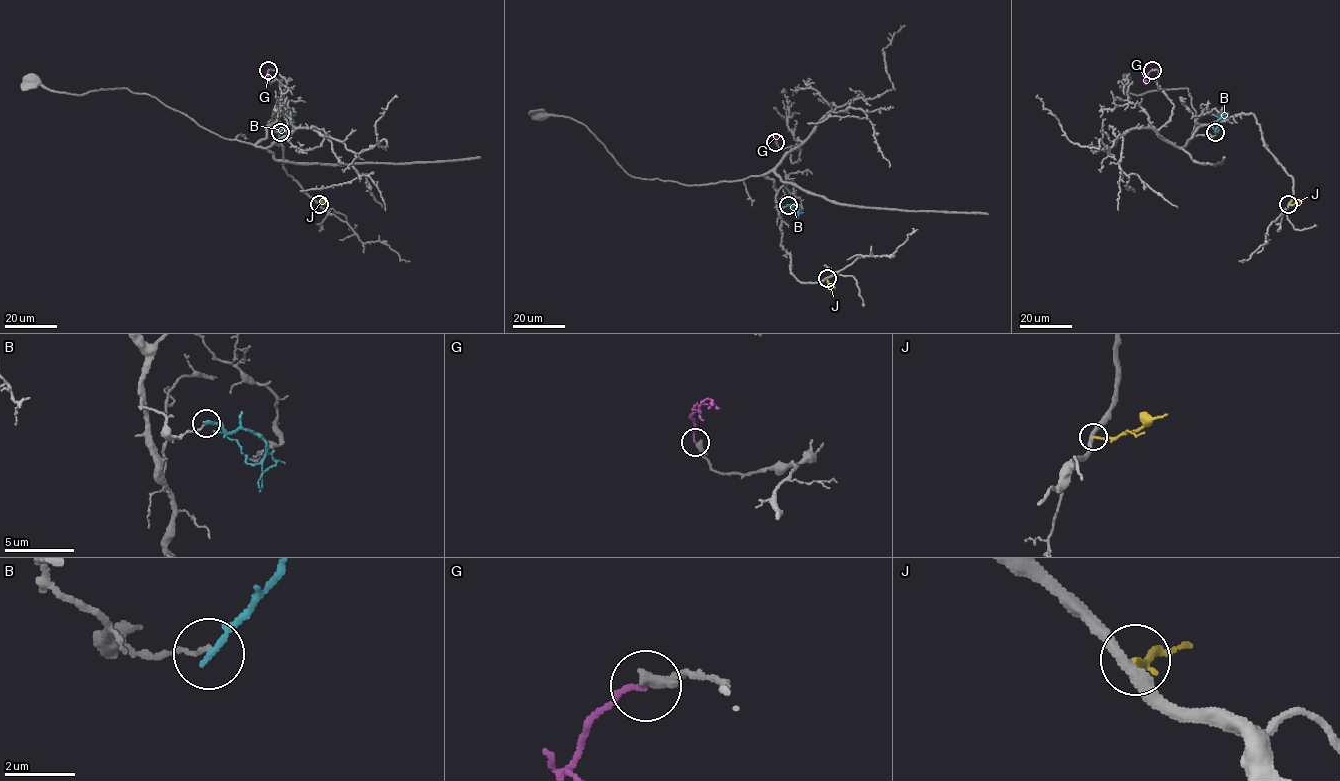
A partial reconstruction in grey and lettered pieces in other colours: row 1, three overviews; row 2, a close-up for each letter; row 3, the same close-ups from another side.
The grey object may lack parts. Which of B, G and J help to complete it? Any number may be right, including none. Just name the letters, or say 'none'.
G

